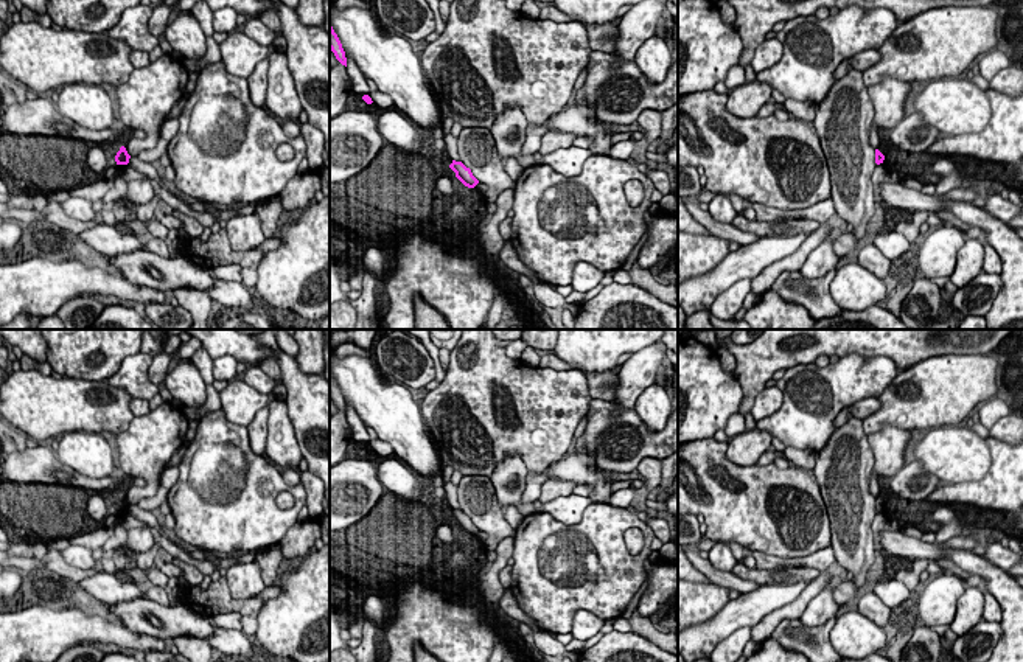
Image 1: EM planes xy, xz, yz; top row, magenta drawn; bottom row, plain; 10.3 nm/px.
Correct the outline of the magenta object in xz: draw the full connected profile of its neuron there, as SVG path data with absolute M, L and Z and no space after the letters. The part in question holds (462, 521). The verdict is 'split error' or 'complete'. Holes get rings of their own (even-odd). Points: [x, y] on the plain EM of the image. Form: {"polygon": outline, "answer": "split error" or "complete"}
{"polygon": "M452 508L449 516L456 521L456 525L468 536L474 536L479 528L473 524L471 517L466 516L462 510Z", "answer": "complete"}

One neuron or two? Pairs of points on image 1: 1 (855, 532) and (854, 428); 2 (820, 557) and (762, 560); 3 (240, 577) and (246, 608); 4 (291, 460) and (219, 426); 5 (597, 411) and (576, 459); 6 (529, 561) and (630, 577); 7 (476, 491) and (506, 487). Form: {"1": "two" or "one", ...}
{"1": "one", "2": "one", "3": "two", "4": "two", "5": "two", "6": "one", "7": "two"}

